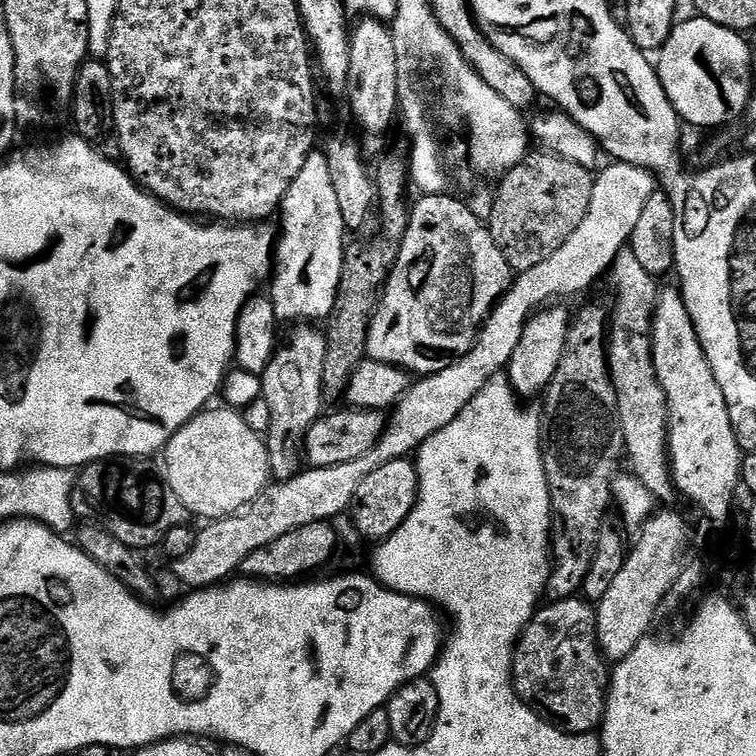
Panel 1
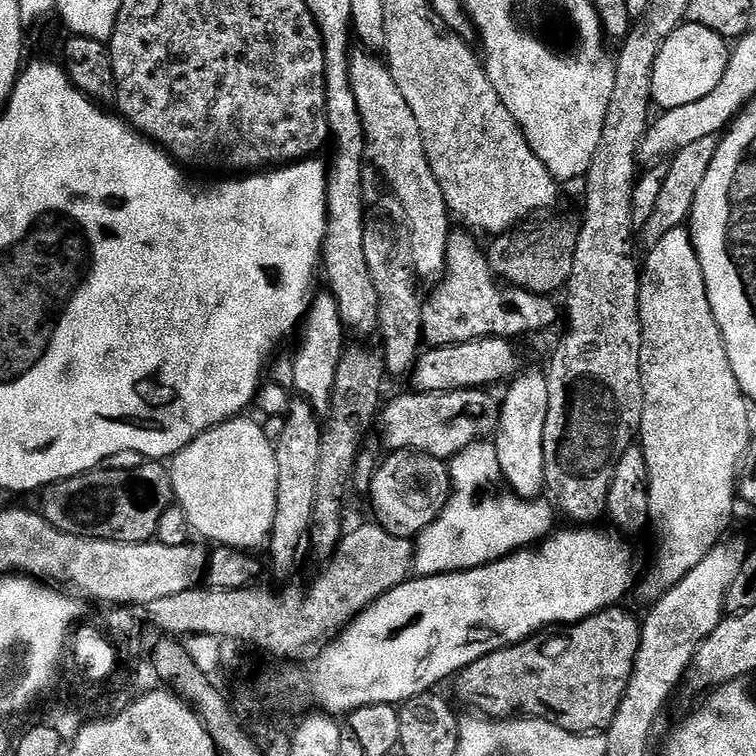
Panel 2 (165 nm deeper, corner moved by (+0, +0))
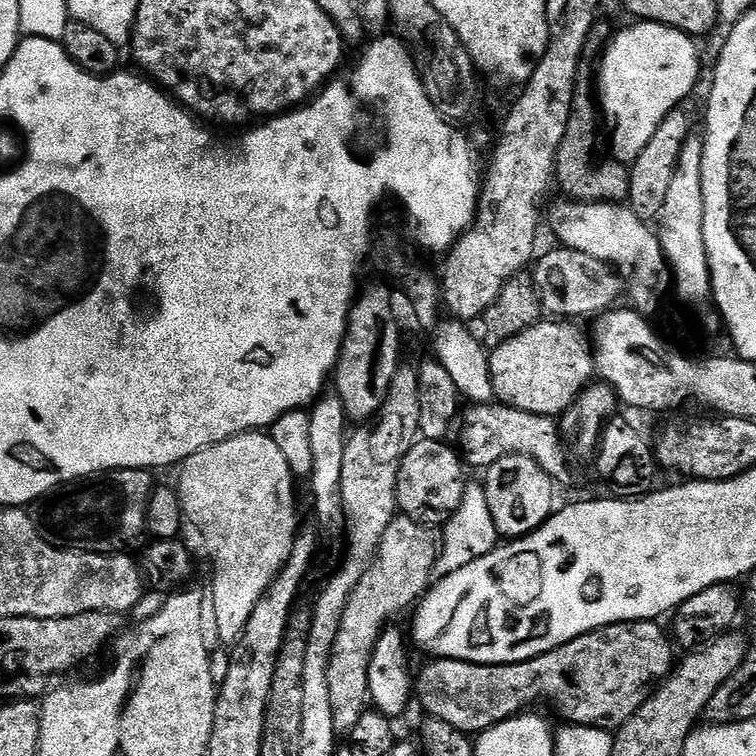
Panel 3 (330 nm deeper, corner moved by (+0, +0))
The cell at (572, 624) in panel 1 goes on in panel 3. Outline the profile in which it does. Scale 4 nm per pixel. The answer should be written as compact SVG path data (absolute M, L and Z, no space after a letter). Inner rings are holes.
M631 620L630 622L622 622L621 624L611 624L610 626L606 626L605 628L599 628L598 630L594 630L593 632L587 632L586 634L582 634L578 638L574 638L570 642L566 642L562 646L558 646L557 648L555 648L554 650L550 650L546 654L542 654L538 658L530 658L526 662L514 662L513 664L475 664L474 662L466 662L465 660L441 660L439 658L432 658L427 661L429 664L426 665L420 673L415 673L414 696L417 701L420 699L420 704L422 707L425 708L425 713L427 713L428 716L438 718L442 722L450 722L450 726L454 726L460 732L467 732L469 734L479 734L485 732L487 728L492 728L495 724L501 724L503 720L509 720L511 716L518 716L527 713L529 709L531 709L528 708L531 706L531 704L540 704L543 702L543 700L545 700L545 702L548 703L549 706L552 707L553 710L556 711L562 719L564 719L563 723L565 725L577 724L578 726L582 726L583 728L590 728L593 730L599 730L599 728L612 728L611 730L619 730L619 728L621 728L622 725L624 725L624 723L627 722L627 720L629 720L629 718L631 718L634 713L638 711L638 709L640 709L640 707L642 707L642 705L644 705L644 703L646 703L649 698L652 697L652 694L653 692L655 692L658 685L662 683L665 678L667 678L669 672L671 672L674 667L674 659L672 660L672 652L674 653L673 641L670 639L669 633L665 631L665 629L663 632L663 630L659 628L660 626L661 625L654 620Z

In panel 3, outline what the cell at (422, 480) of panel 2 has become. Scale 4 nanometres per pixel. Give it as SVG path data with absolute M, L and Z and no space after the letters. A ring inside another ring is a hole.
M421 439L412 445L402 458L398 478L396 479L396 506L403 515L409 516L416 523L425 526L440 526L449 520L458 510L464 497L466 479L464 480L465 465L462 457L455 447L447 448L447 443L438 440Z

